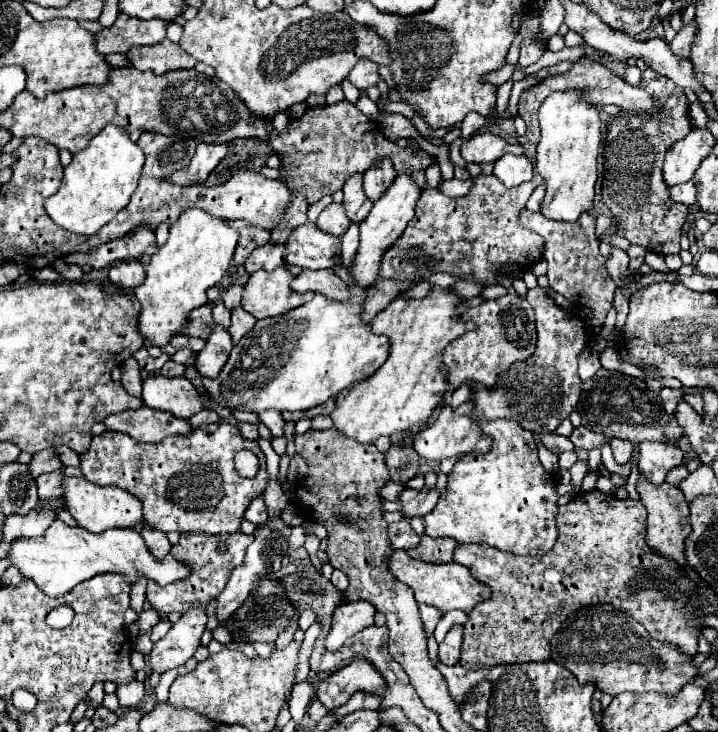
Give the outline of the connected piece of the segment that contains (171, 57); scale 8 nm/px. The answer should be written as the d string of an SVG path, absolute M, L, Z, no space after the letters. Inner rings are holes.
M164 39L158 45L132 47L128 51L128 59L132 67L140 71L152 71L156 75L172 69L194 69L194 65L198 63L192 55L182 51L182 47L178 43L172 43L170 39Z

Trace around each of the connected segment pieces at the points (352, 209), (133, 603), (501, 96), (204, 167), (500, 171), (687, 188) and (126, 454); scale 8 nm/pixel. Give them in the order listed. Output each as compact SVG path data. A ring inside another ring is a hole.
M354 173L346 181L346 185L342 187L342 191L344 191L344 201L342 203L344 203L346 211L348 211L350 221L360 223L370 213L370 209L372 209L372 201L362 191L362 175Z
M138 577L138 581L132 585L132 591L130 591L130 607L140 613L142 611L142 605L146 601L146 577Z
M508 80L504 84L498 87L497 89L497 112L499 118L502 117L502 114L506 110L506 105L508 103L510 92L512 90L514 82L511 80Z
M200 143L196 147L196 155L192 163L182 171L176 171L168 177L168 181L186 185L186 183L202 183L214 171L214 167L224 159L228 153L228 143Z
M506 153L494 163L494 175L506 185L516 187L524 181L532 179L532 163L526 155L512 155Z
M692 181L680 183L670 187L670 199L674 203L684 203L684 205L694 205L696 203L696 187Z
M214 423L192 429L190 435L170 435L160 443L136 443L126 433L104 431L92 437L92 445L80 455L82 475L96 485L116 485L136 499L140 499L144 509L144 521L162 533L236 533L244 519L244 507L252 495L260 495L266 489L268 473L264 465L264 453L256 441L248 441L240 435L240 429L230 423ZM240 449L250 449L260 459L260 469L254 479L244 479L234 471L234 455Z

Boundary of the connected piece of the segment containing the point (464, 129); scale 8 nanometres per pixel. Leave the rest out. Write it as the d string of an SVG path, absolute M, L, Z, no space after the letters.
M470 113L462 123L460 123L460 137L462 139L470 139L474 133L478 133L484 125L488 125L490 121L494 121L494 119L490 119L490 117L482 117L482 115L476 115L476 113Z

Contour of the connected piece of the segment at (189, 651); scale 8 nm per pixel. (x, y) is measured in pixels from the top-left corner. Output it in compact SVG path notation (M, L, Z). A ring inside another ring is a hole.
M192 605L168 631L164 639L154 643L150 653L150 665L154 671L164 673L186 663L200 645L200 637L206 631L208 615L202 605Z

